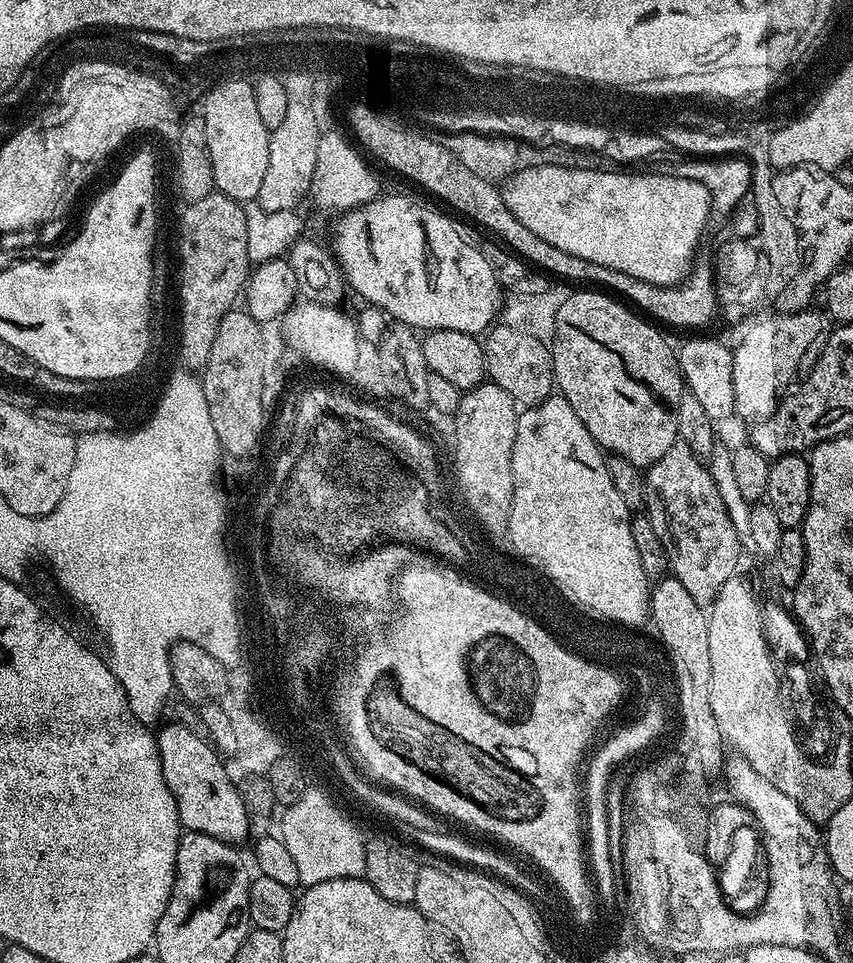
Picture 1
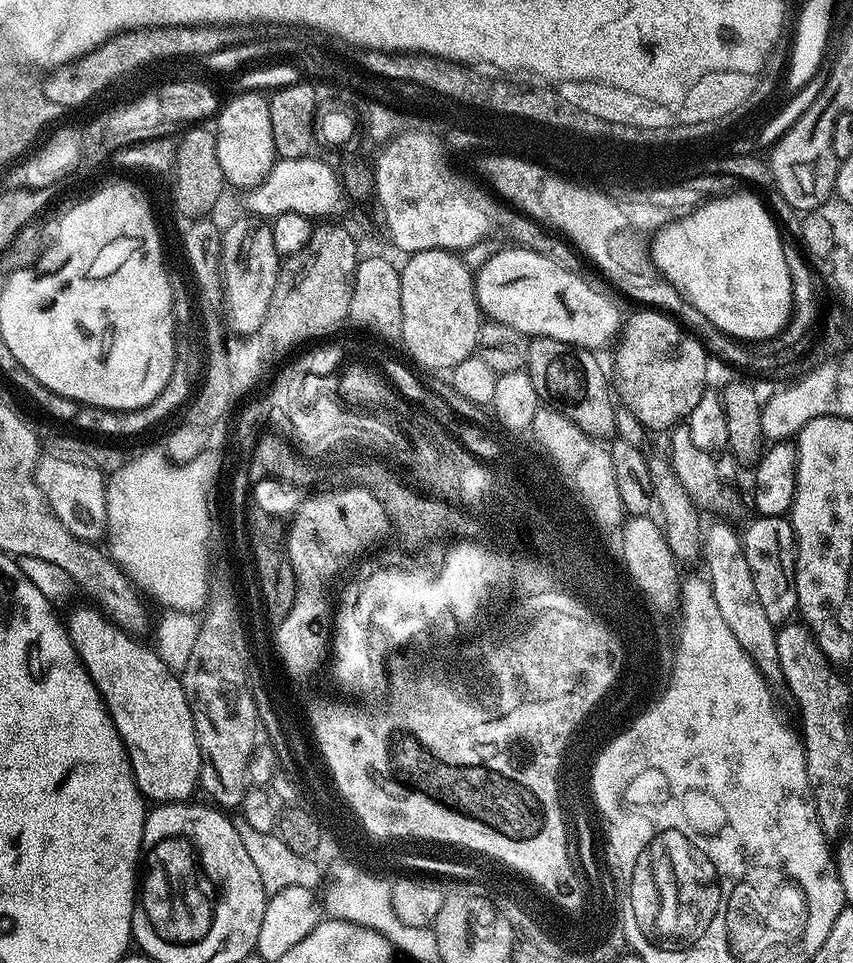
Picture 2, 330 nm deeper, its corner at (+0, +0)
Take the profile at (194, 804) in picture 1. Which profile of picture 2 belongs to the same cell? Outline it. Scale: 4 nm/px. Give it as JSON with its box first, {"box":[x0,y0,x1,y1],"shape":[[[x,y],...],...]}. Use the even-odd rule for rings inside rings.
{"box":[66,606,200,802],"shape":[[[96,606],[76,608],[66,616],[68,637],[88,671],[88,677],[100,691],[104,705],[128,752],[128,761],[140,795],[152,802],[184,802],[200,782],[200,747],[194,730],[194,718],[184,693],[183,679],[167,668],[155,647],[146,645],[133,633],[120,627]]]}

